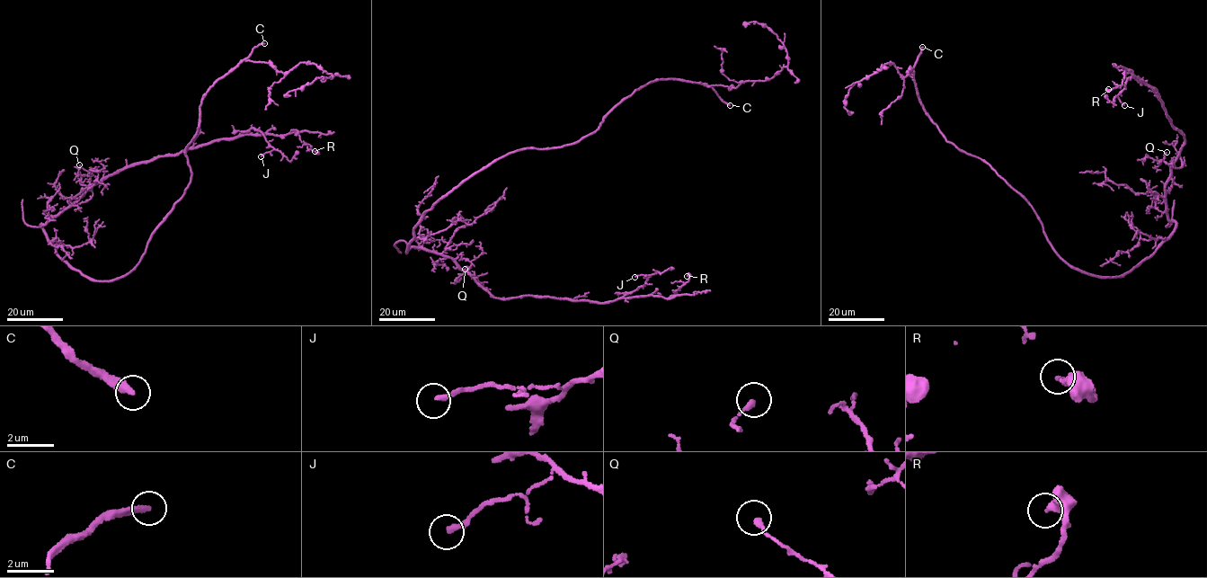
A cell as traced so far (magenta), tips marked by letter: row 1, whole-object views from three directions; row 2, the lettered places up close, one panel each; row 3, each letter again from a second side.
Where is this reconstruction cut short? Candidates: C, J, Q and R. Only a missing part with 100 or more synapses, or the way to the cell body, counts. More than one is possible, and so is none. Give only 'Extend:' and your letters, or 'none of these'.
Extend: C

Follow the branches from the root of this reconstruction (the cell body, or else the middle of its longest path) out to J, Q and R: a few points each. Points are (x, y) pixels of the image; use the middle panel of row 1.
J: (471, 177), (424, 210), (406, 252), (422, 247), (449, 257), (501, 298), (614, 301), (650, 275), (634, 277)
Q: (471, 177), (424, 210), (406, 252), (412, 247), (427, 249), (449, 257), (464, 270), (471, 267), (465, 269)
R: (471, 177), (424, 210), (406, 252), (422, 247), (449, 257), (495, 297), (668, 297), (687, 276)

